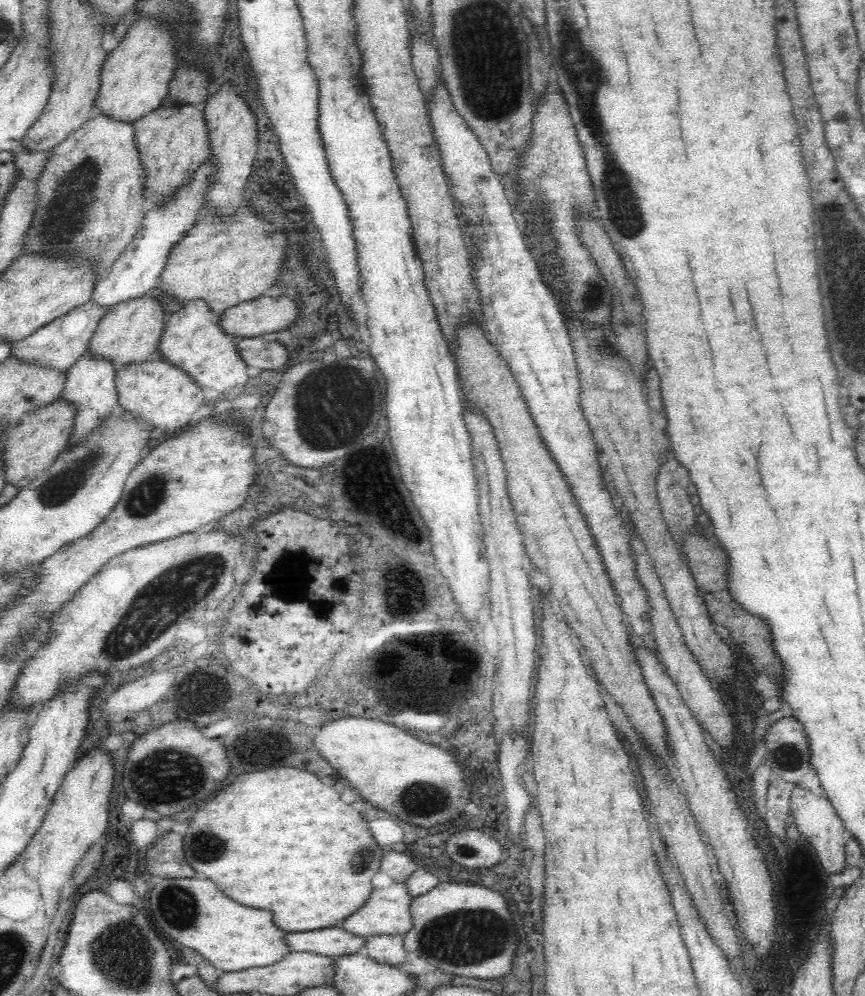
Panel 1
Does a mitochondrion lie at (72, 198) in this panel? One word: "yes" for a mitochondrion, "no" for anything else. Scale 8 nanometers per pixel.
yes

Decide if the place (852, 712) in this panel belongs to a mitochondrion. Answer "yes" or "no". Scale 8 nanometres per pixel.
no

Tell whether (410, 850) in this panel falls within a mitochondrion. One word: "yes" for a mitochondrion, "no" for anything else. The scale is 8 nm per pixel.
no

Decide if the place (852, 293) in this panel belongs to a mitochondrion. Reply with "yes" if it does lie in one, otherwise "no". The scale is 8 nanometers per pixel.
yes

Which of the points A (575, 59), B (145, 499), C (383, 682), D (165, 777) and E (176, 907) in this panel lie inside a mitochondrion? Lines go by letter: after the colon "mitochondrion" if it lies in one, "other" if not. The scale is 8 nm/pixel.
A: mitochondrion
B: mitochondrion
C: other
D: mitochondrion
E: mitochondrion

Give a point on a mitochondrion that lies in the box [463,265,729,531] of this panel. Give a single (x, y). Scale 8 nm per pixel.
(595, 291)

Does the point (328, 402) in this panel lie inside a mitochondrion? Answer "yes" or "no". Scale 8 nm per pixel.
yes

